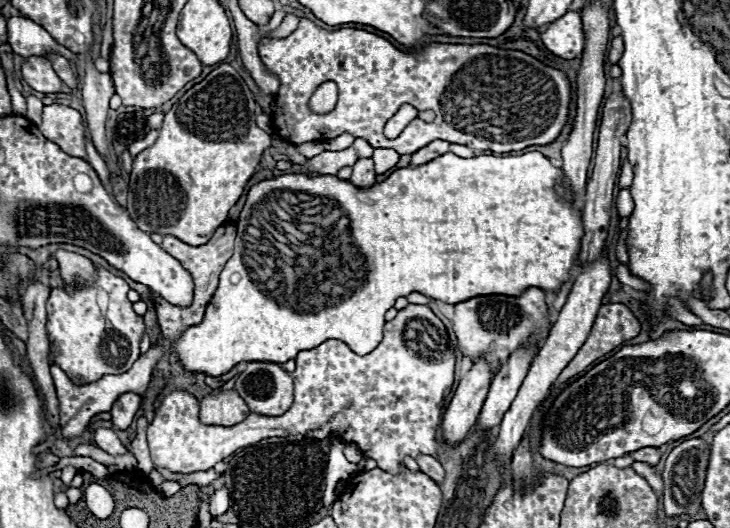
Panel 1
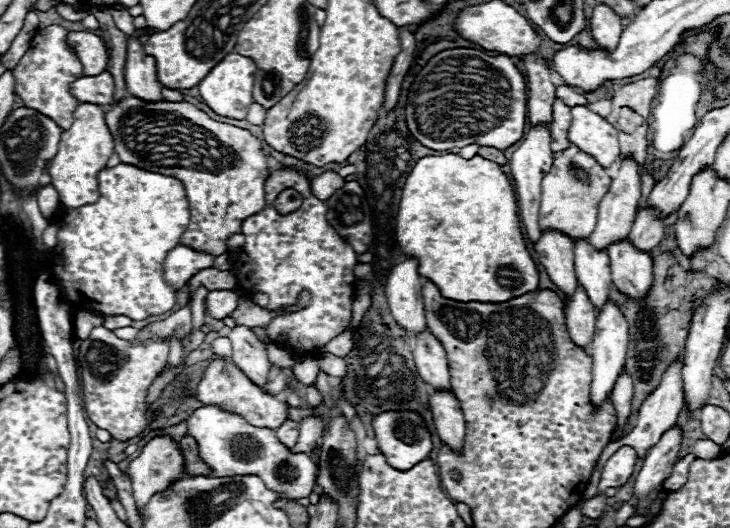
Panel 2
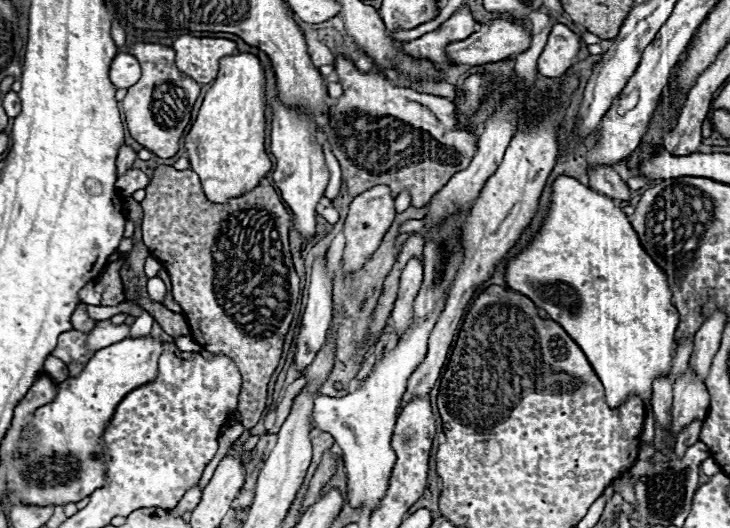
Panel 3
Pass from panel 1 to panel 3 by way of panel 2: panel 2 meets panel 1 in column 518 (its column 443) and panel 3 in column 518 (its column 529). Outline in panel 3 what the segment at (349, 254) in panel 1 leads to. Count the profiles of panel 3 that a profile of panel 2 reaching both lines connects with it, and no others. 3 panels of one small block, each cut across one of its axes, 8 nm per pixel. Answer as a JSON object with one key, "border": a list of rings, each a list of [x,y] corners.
{"border":[[[558,176],[552,182],[550,204],[538,232],[508,260],[504,280],[506,288],[528,296],[574,338],[606,388],[606,400],[612,408],[620,406],[630,394],[638,394],[648,404],[652,380],[660,374],[670,374],[678,322],[678,312],[670,300],[672,292],[664,272],[644,252],[628,216],[616,206],[616,200],[582,186],[570,176]]]}

